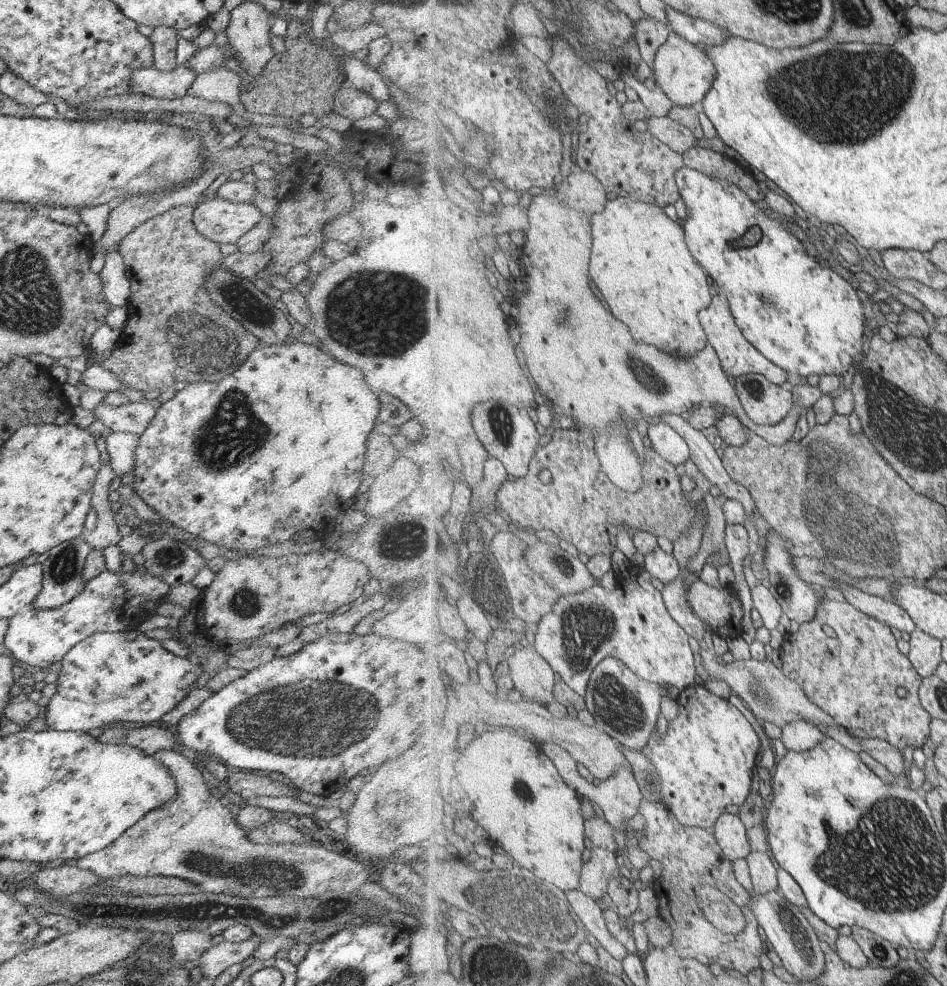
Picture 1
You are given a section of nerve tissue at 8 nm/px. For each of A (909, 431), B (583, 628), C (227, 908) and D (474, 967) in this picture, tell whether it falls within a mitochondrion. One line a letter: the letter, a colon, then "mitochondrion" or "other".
A: mitochondrion
B: mitochondrion
C: mitochondrion
D: other

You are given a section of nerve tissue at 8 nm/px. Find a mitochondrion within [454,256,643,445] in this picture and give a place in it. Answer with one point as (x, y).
(504, 427)

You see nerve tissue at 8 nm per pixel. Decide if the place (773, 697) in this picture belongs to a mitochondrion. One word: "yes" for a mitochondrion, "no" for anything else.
yes

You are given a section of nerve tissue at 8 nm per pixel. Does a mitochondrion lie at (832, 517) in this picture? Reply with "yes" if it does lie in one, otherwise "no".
yes

